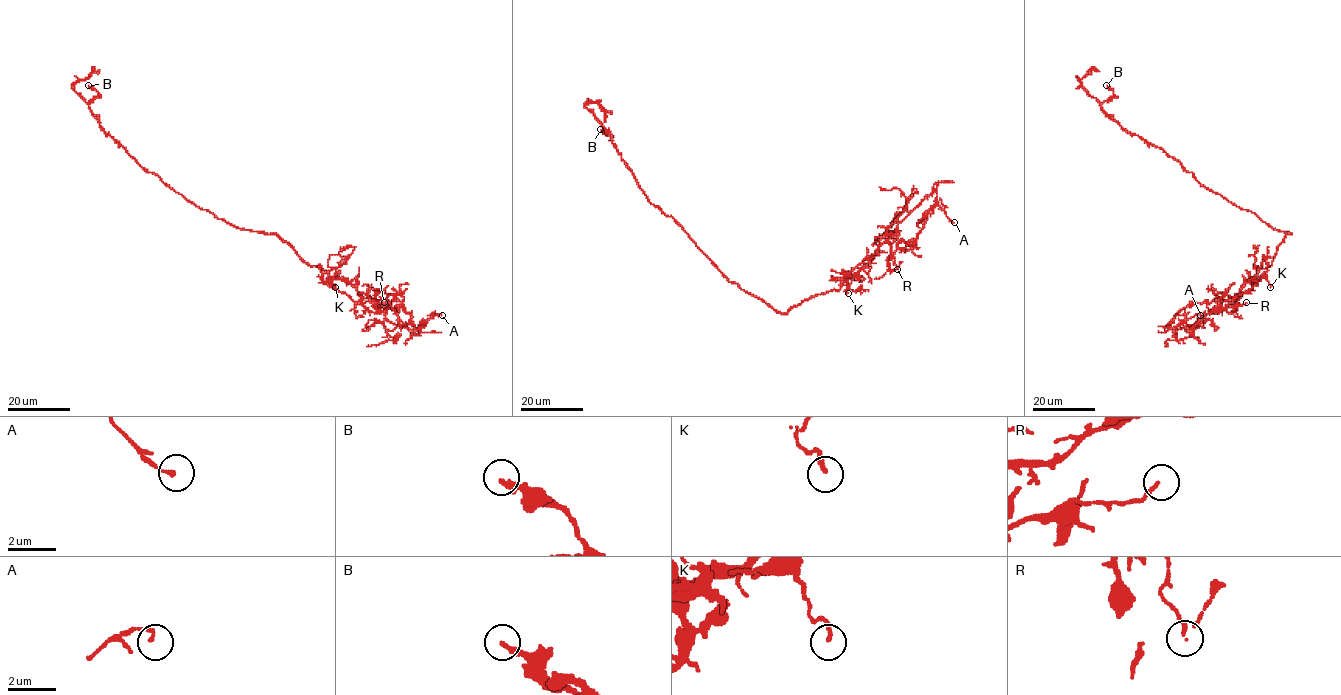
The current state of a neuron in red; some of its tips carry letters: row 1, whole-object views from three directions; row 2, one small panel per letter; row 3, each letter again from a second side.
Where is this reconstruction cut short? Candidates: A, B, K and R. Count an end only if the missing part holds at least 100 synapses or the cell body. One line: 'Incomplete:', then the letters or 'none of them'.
Incomplete: none of them

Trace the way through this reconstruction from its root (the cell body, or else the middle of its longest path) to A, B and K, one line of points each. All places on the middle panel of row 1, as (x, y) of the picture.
A: (757, 298), (785, 314), (838, 290), (841, 279), (935, 191), (954, 222)
B: (757, 298), (730, 282), (673, 218), (649, 201), (601, 124), (611, 135), (600, 129)
K: (757, 298), (785, 314), (816, 295), (838, 290), (841, 284), (847, 287), (844, 291), (848, 293)

